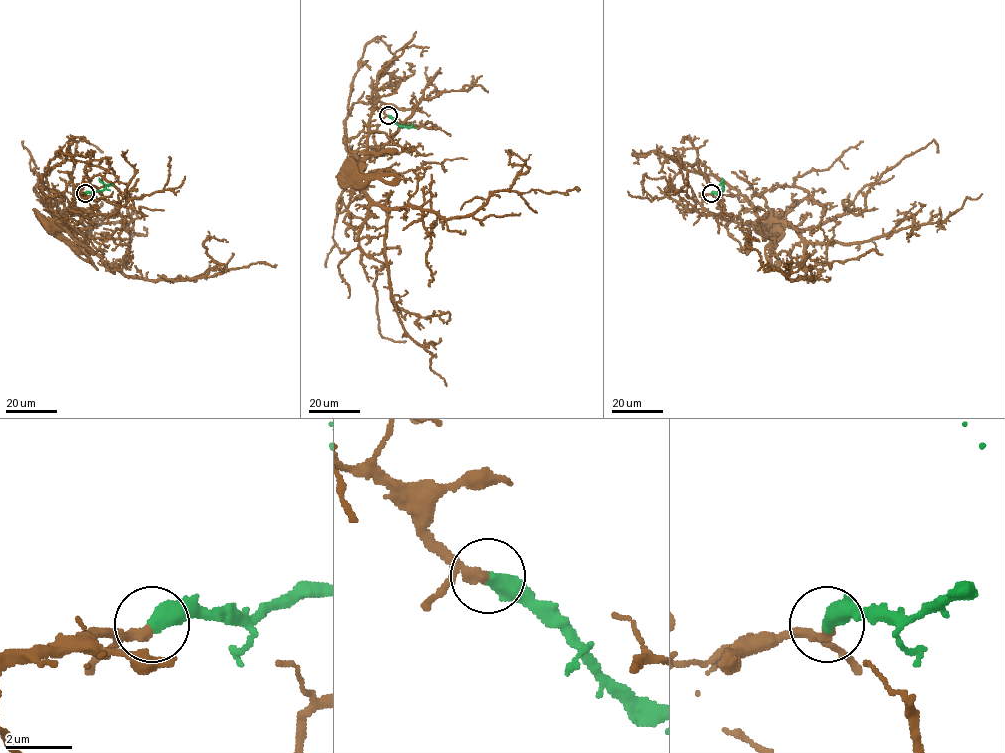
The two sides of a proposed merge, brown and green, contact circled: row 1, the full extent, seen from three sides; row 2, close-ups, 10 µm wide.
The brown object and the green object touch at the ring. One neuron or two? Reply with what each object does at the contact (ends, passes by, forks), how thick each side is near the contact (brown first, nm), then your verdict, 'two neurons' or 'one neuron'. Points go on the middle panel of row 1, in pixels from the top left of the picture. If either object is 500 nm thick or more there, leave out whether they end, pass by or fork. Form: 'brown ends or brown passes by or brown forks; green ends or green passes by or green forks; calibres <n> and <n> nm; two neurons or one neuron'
calibres 200 and 500 nm; one neuron

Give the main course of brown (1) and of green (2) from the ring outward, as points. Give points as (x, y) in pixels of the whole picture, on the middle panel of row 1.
1: (388, 116), (375, 105), (369, 121), (366, 155), (351, 169), (348, 166), (349, 169)
2: (388, 116), (408, 128), (402, 126)

